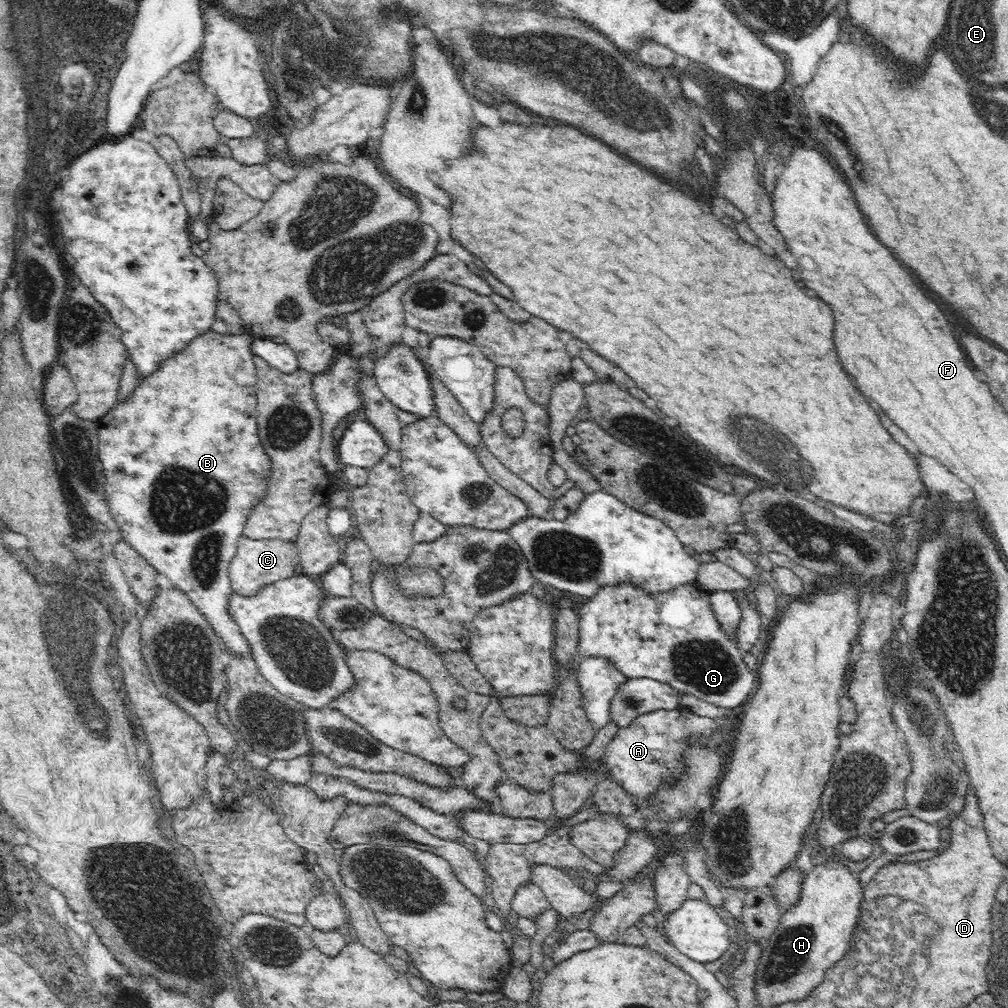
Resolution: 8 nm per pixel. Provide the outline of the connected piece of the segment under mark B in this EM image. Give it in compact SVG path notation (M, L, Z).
M207 331L194 338L184 350L179 351L174 358L162 362L162 366L154 374L144 375L134 390L134 396L126 398L124 402L115 404L110 415L104 415L97 421L98 439L100 439L100 459L106 469L106 493L110 501L110 509L114 519L122 527L122 536L125 542L134 547L138 555L142 555L159 574L164 574L178 586L179 590L186 593L188 598L199 609L199 612L210 622L214 632L220 637L221 645L232 656L250 657L250 644L241 634L236 623L231 618L229 598L231 592L230 575L228 566L238 548L238 539L244 535L246 520L254 506L266 495L266 480L270 475L270 456L262 445L262 437L258 436L258 414L255 413L258 404L258 373L255 372L254 354L251 351L253 335L249 333L234 335L216 334Z

